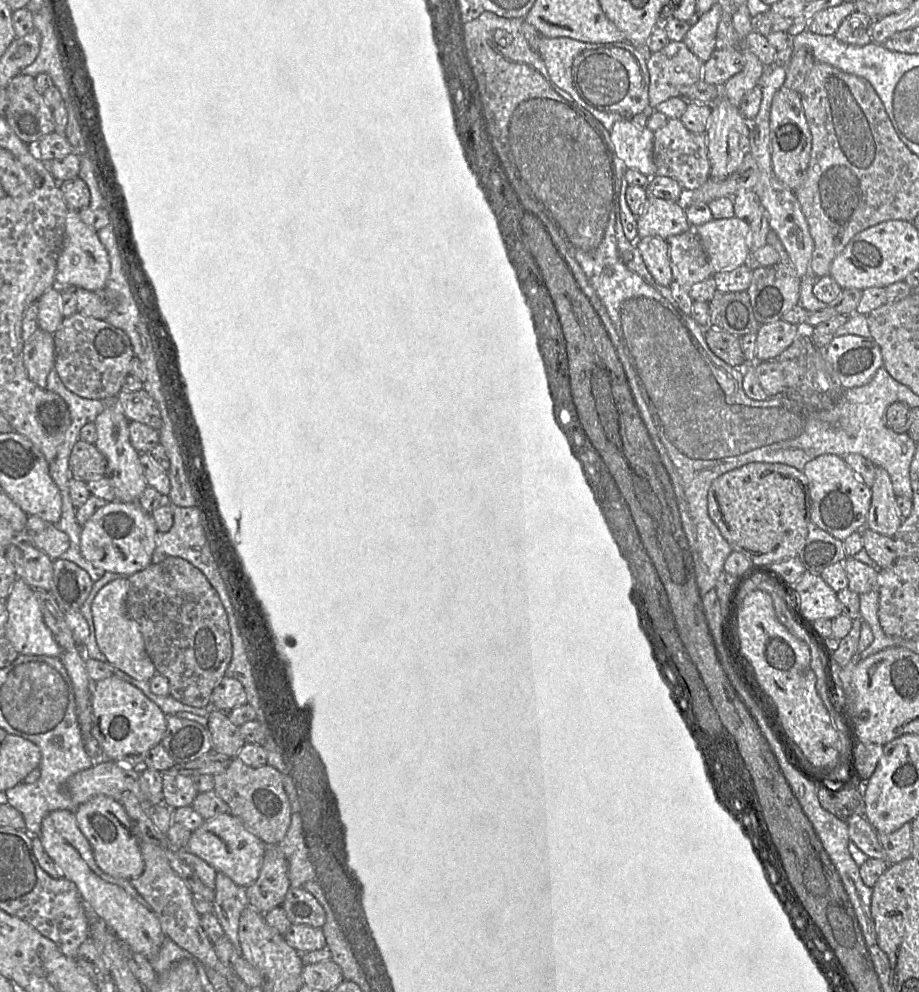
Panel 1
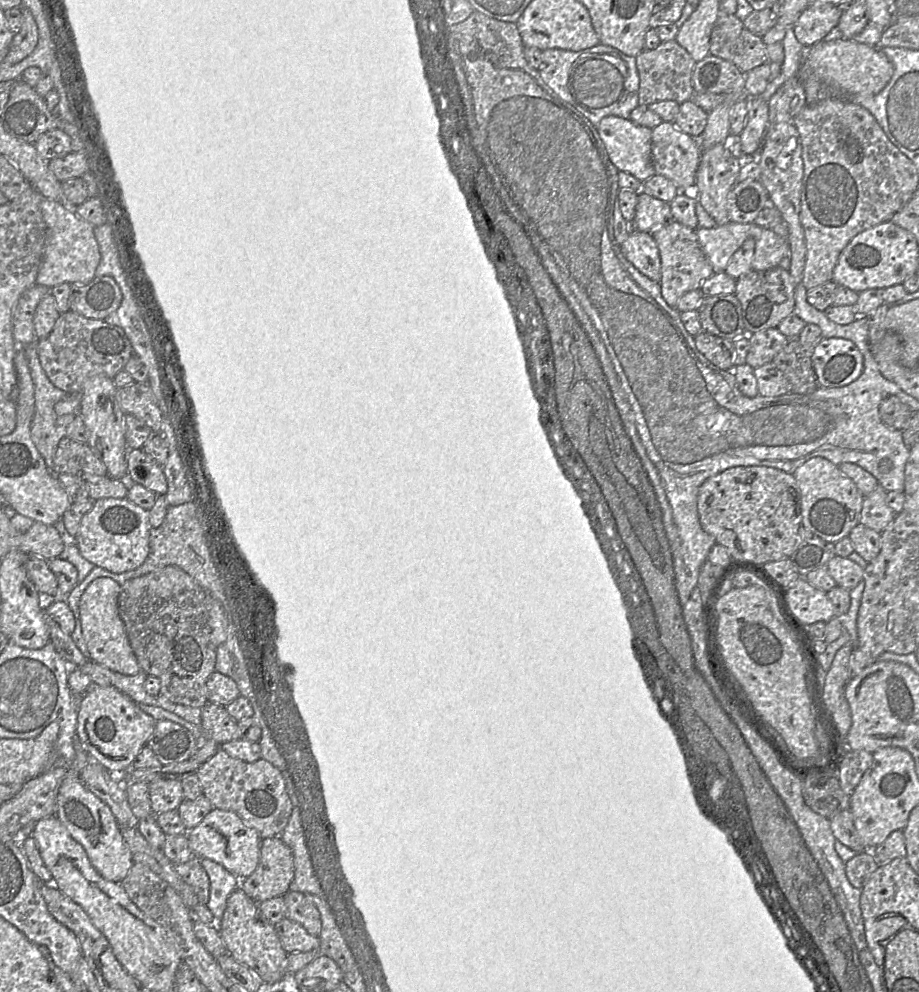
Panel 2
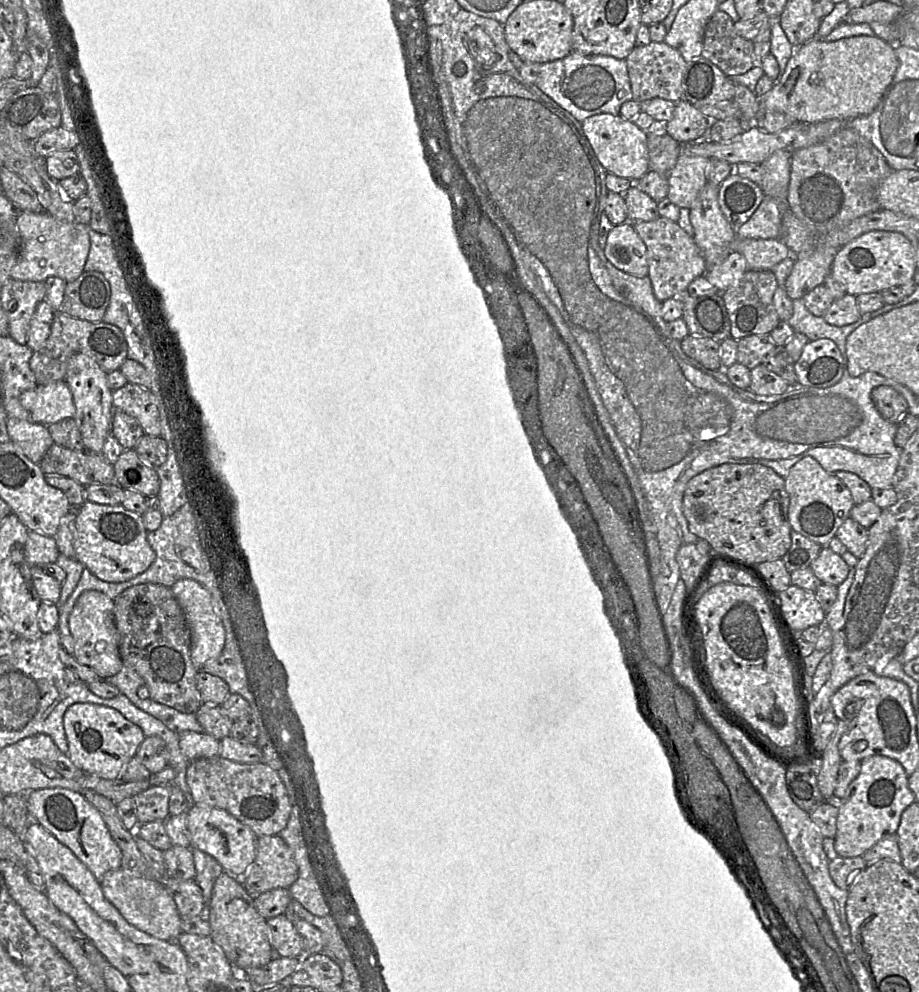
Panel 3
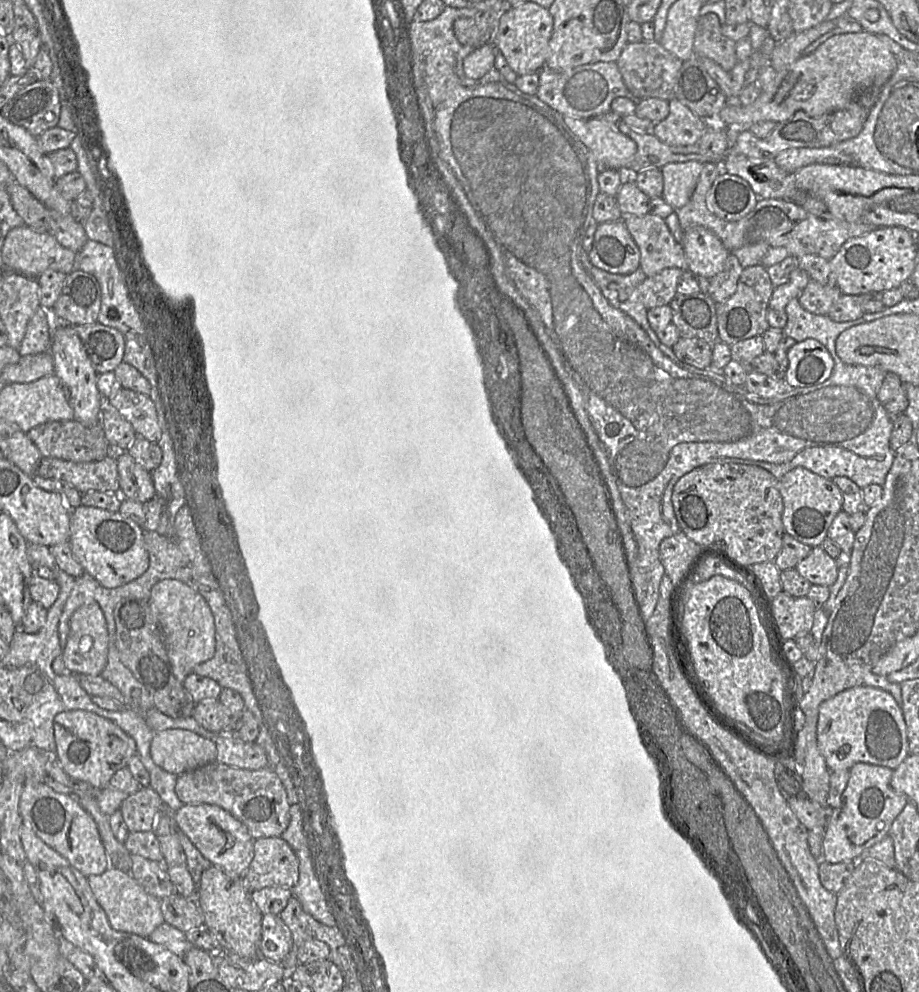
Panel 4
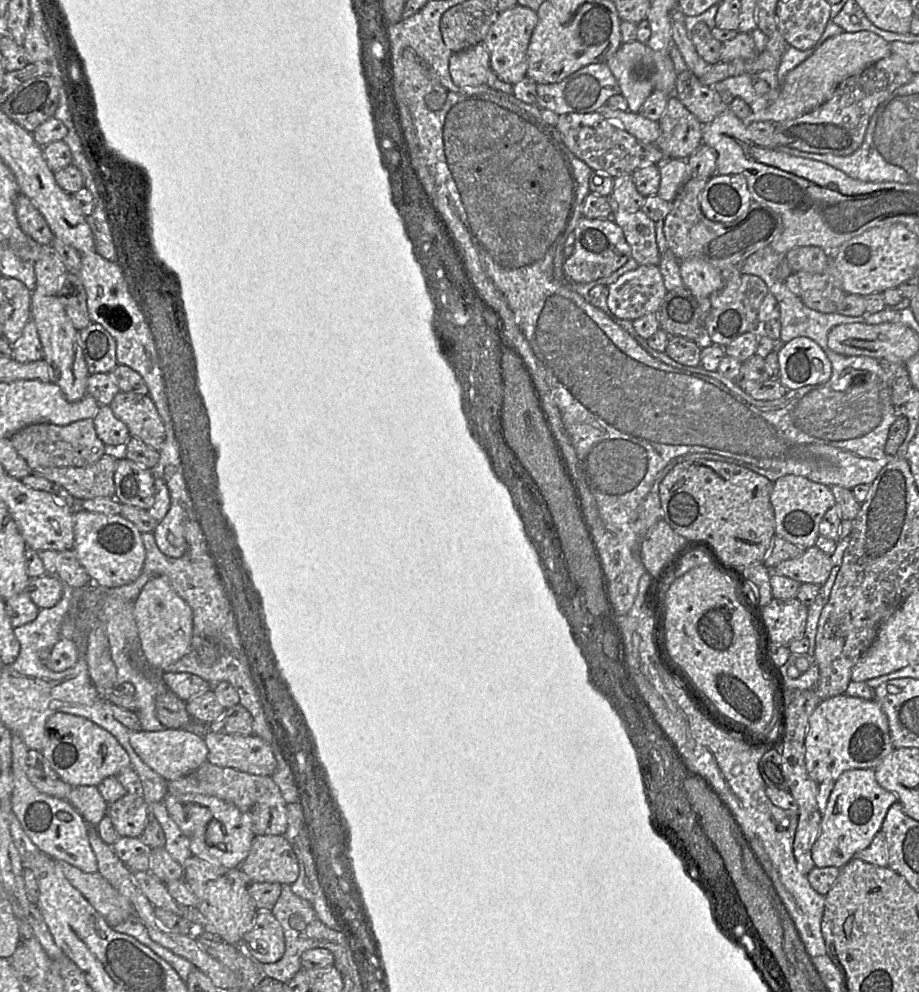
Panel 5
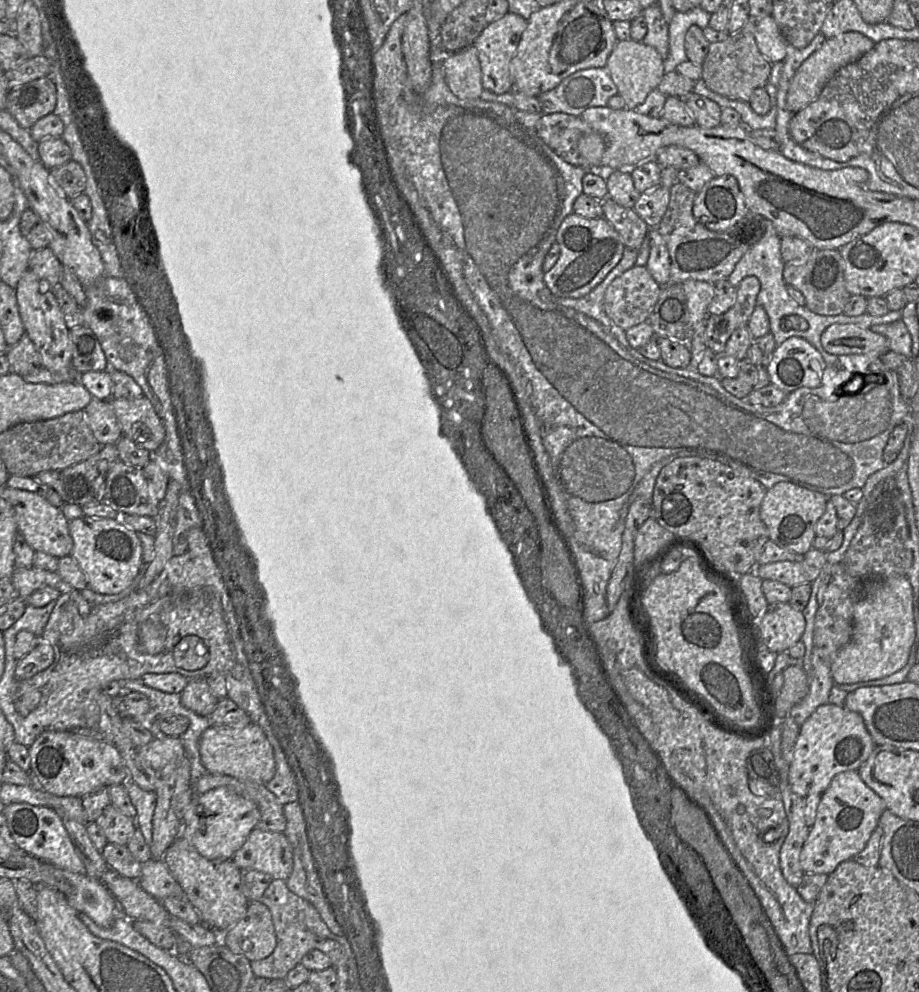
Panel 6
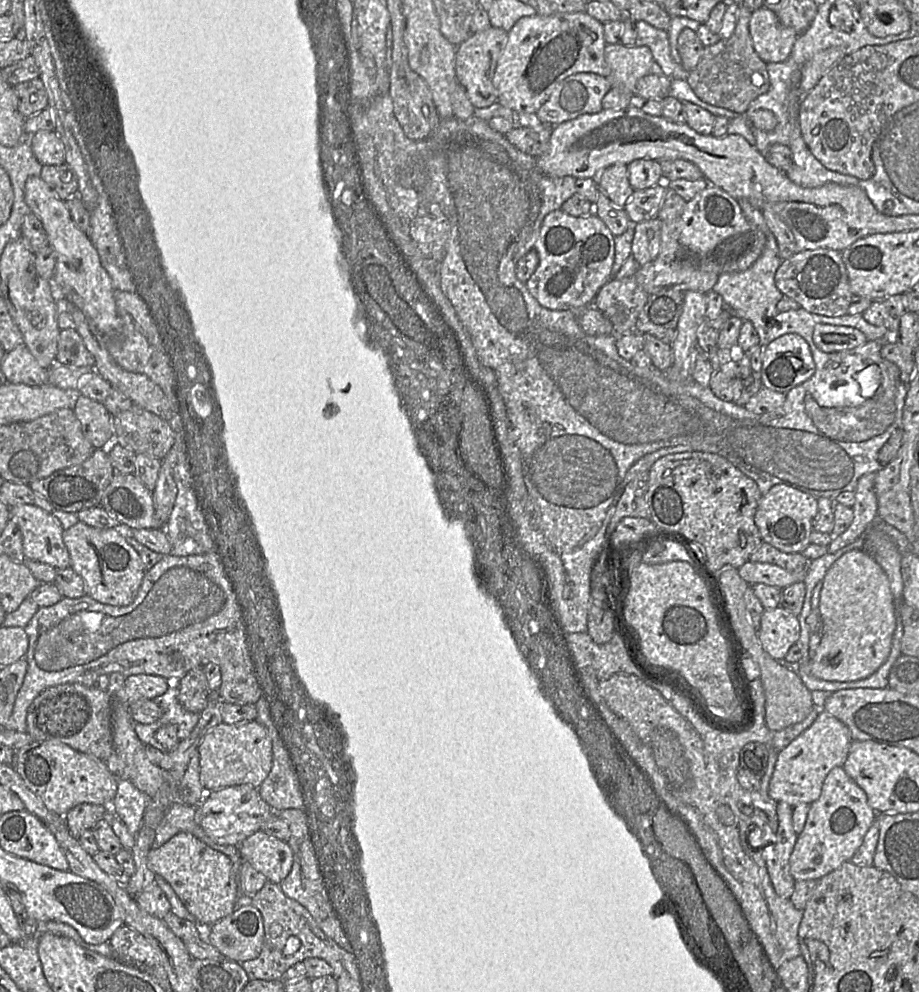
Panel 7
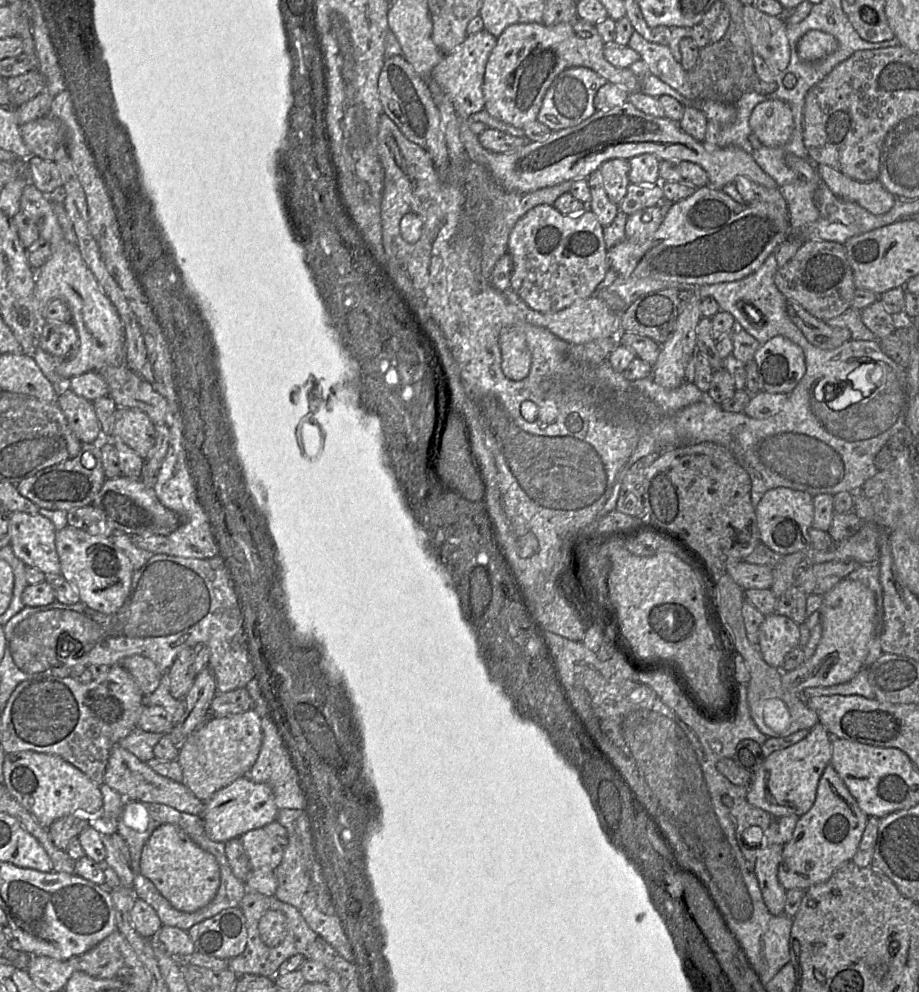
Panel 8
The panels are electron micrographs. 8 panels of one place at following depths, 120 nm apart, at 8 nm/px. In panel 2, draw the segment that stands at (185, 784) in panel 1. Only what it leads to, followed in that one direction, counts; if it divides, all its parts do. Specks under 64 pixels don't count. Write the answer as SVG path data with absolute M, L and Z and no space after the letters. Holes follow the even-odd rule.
M161 779L150 783L152 814L177 810L184 800L181 779Z

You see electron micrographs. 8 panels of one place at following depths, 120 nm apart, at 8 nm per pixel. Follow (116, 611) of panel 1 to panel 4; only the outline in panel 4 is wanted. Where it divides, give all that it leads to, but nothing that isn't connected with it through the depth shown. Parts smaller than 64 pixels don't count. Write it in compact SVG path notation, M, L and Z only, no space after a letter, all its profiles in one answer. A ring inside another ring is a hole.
M95 601L81 605L70 619L70 629L61 657L66 669L74 674L101 675L108 659L109 635L104 614Z

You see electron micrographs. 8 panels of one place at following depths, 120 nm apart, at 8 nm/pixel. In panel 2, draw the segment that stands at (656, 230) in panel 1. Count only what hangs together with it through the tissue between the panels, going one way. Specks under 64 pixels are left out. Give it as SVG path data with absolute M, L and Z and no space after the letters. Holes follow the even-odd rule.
M642 191L638 193L633 226L635 230L652 233L656 229L674 222L670 203L664 202Z

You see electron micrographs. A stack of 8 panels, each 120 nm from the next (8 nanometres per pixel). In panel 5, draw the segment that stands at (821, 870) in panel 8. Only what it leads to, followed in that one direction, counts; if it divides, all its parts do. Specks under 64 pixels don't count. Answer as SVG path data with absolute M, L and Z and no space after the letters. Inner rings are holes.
M851 769L835 781L820 832L812 848L816 867L844 867L855 854L867 848L880 831L888 809L898 802L896 794L882 788L875 779L874 769Z

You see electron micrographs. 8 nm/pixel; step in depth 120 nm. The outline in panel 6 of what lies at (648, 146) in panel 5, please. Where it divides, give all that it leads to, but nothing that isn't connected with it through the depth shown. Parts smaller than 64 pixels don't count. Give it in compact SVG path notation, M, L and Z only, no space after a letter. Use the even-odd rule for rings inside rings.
M564 113L541 115L534 131L545 144L566 162L581 167L587 172L600 169L601 159L606 150L606 141L601 134L595 132L579 116Z

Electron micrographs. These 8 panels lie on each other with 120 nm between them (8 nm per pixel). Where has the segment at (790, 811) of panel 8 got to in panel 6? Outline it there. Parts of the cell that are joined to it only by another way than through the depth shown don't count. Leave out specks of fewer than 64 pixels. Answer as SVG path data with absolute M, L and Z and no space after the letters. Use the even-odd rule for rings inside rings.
M829 702L820 705L800 726L788 776L792 791L804 798L821 795L837 774L857 771L875 746L859 713Z

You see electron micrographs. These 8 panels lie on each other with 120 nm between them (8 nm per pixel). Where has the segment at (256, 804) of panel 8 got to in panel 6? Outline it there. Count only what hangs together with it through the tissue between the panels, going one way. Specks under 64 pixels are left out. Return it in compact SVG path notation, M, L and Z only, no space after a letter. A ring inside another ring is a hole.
M218 787L204 794L194 795L184 809L181 831L176 839L185 839L208 859L230 860L257 827L259 819L260 812L254 802L228 787Z

